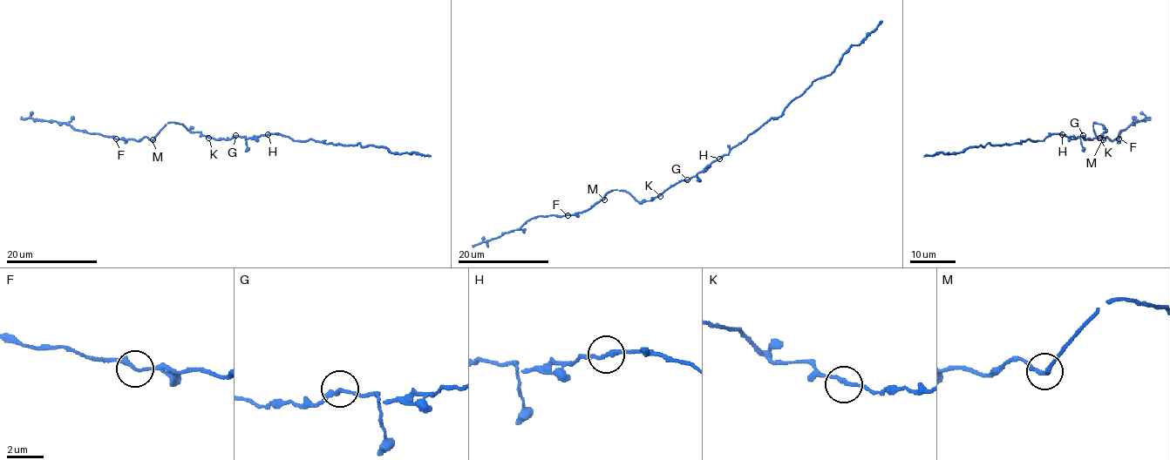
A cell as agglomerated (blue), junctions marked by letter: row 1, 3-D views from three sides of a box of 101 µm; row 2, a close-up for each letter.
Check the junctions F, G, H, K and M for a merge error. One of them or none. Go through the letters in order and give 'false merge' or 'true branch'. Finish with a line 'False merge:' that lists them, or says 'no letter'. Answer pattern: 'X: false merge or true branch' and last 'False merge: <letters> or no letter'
F: true branch
G: true branch
H: false merge
K: true branch
M: true branch
False merge: H

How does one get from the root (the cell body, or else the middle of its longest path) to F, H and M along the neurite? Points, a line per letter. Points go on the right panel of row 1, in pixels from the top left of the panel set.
F: (1083, 136), (1092, 139), (1106, 131), (1094, 121), (1093, 131), (1100, 139), (1118, 138)
H: (1083, 136), (1061, 134)
M: (1083, 136), (1092, 139), (1106, 131), (1094, 121), (1094, 134), (1103, 139)

